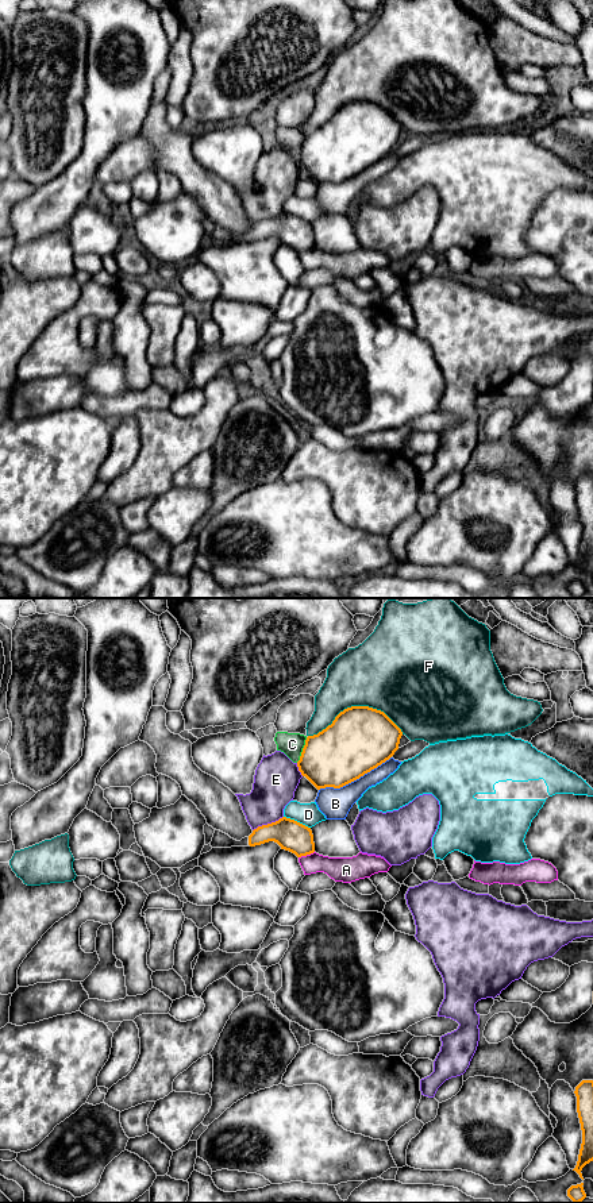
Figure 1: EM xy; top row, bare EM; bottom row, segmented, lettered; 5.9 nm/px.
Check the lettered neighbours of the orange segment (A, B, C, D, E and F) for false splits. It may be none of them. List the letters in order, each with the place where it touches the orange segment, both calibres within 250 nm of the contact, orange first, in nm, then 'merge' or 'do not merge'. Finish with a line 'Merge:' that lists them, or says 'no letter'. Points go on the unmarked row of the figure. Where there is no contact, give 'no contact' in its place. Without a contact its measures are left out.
A: contact xy (305, 250); calibres 180 and 150 nm; do not merge
B: contact xy (354, 174); calibres 380 and 190 nm; do not merge
C: contact xy (303, 145); calibres 360 and 140 nm; do not merge
D: contact xy (296, 216); calibres 180 and 140 nm; do not merge
E: contact xy (268, 219); calibres 180 and 260 nm; do not merge
F: contact xy (354, 101); calibres 380 and 420 nm; do not merge
Merge: no letter

